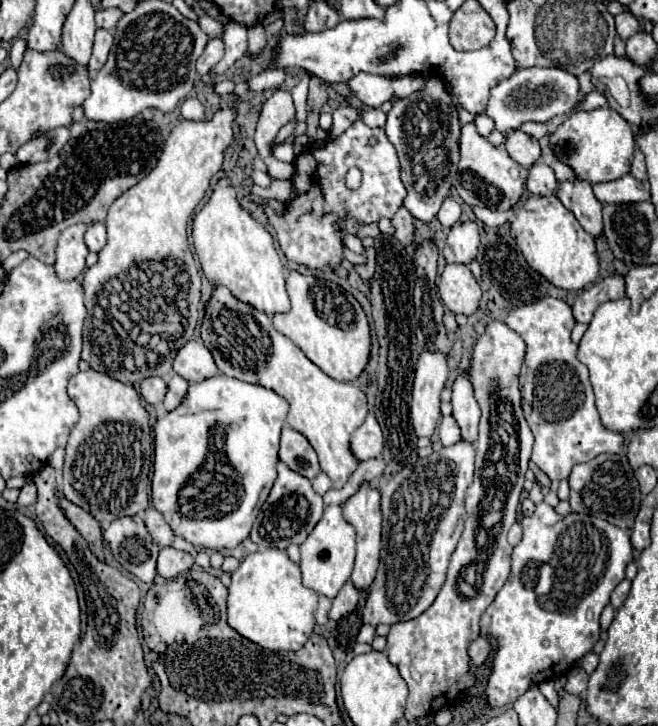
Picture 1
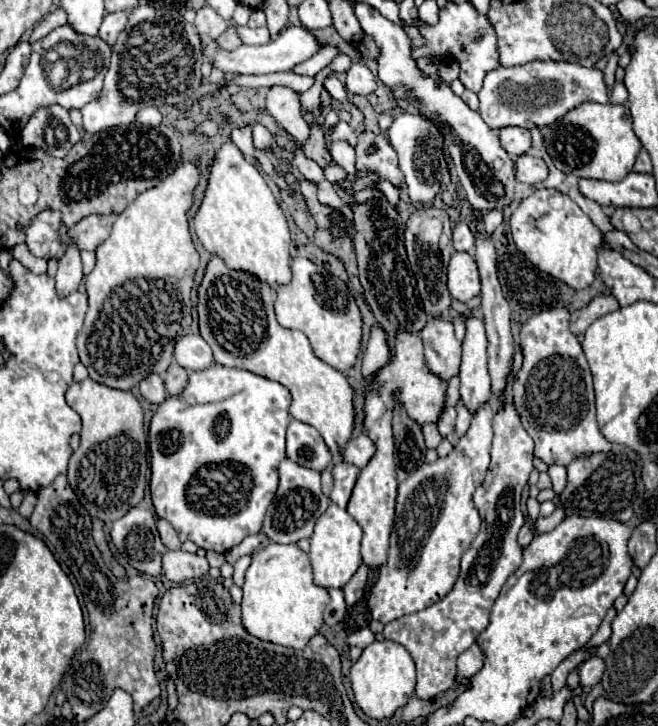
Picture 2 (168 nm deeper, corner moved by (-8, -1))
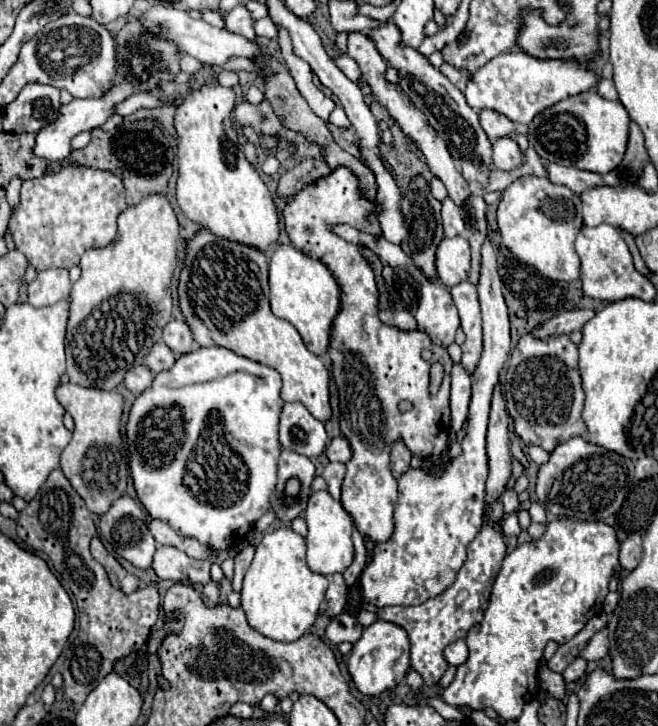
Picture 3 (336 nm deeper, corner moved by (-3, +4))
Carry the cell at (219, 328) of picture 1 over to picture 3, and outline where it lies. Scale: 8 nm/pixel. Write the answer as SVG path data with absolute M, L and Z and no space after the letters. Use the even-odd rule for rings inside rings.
M201 227L187 241L183 263L185 267L179 273L177 295L179 309L193 331L193 339L201 347L223 345L247 359L277 369L283 379L283 401L301 401L315 419L325 423L331 417L329 369L303 345L301 335L289 321L271 313L267 253L251 245L217 237L209 229Z

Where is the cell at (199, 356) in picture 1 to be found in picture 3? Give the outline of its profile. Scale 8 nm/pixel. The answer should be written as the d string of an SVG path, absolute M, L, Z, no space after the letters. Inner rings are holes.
M171 319L165 327L163 327L163 343L167 343L167 347L175 353L175 355L183 355L195 349L195 341L191 337L191 329L185 321L175 321Z

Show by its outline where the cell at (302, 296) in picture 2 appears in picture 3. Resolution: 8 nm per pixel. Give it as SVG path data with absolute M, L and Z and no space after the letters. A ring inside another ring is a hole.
M279 245L271 253L269 261L269 287L273 315L289 321L299 331L311 353L327 353L327 345L331 341L331 321L339 313L339 285L329 269L321 261L297 251L293 245Z

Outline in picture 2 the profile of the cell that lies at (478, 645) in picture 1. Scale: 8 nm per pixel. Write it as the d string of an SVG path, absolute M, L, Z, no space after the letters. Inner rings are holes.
M472 644L464 654L458 658L458 676L462 678L472 678L478 674L484 666L484 652L478 644Z

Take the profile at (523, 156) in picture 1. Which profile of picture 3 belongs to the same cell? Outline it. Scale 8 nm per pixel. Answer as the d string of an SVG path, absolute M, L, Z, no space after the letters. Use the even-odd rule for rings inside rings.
M481 109L479 123L491 141L495 141L495 137L507 137L513 133L513 123L493 109Z

